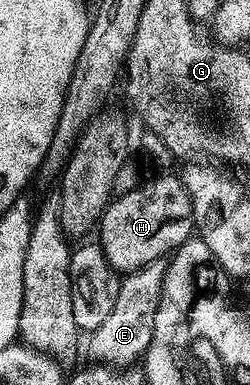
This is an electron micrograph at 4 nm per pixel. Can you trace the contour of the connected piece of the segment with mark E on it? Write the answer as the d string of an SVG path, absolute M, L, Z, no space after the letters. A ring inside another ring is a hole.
M164 260L152 261L121 277L119 295L115 298L115 307L111 307L111 315L107 315L107 319L103 319L103 323L99 323L99 327L88 334L89 353L94 362L123 367L144 358L153 338L166 266Z

